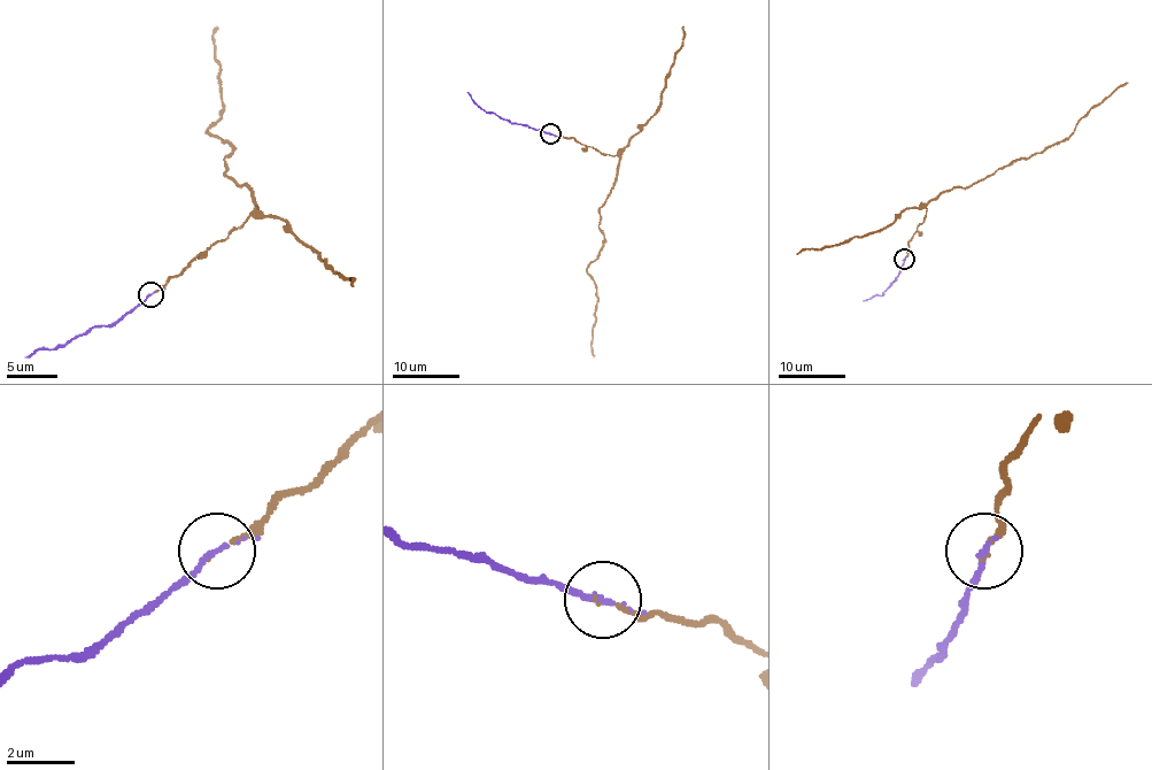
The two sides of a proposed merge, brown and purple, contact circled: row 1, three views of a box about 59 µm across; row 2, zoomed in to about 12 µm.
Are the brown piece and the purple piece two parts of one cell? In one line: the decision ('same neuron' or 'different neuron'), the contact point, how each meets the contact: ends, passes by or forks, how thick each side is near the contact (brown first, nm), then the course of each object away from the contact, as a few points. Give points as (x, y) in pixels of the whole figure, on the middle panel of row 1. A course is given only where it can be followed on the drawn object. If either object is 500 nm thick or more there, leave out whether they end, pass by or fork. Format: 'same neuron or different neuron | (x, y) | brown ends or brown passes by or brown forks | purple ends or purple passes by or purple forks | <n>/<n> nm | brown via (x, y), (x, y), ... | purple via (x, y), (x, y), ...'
same neuron | (550, 133) | brown ends | purple ends | 110/190 nm | brown via (550, 133), (573, 137), (618, 158), (618, 174), (600, 209), (603, 246), (587, 272), (598, 299), (593, 357) | purple via (550, 133), (488, 114), (466, 92)

